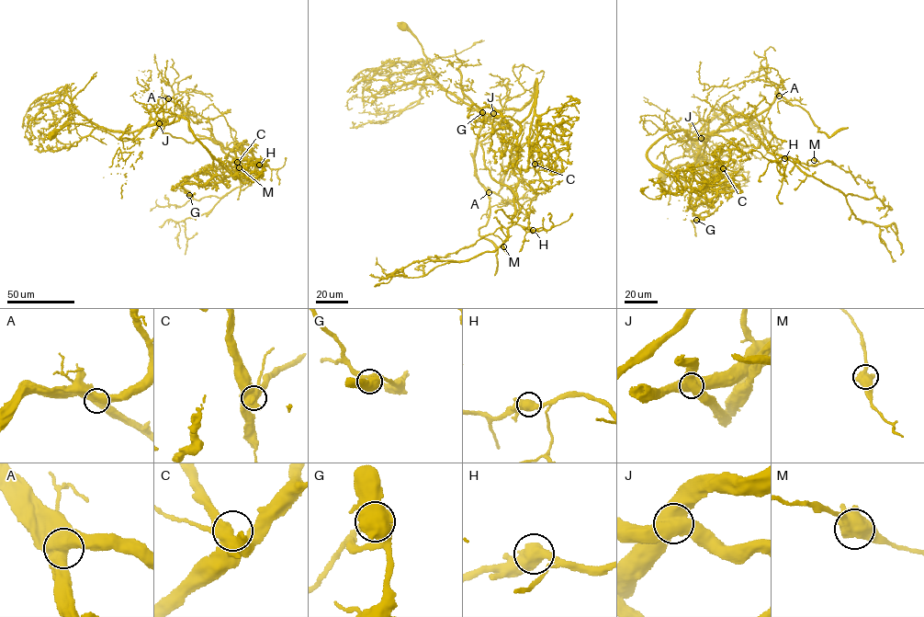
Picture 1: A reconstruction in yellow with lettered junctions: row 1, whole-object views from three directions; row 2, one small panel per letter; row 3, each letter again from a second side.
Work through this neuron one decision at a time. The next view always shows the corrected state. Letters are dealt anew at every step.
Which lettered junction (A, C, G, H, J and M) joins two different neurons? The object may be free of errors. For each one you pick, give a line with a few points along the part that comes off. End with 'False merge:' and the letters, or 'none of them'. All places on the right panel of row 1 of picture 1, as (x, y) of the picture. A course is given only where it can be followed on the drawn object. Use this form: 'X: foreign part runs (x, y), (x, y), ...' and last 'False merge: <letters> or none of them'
J: foreign part runs (701, 139), (757, 147), (760, 139), (843, 193), (856, 218), (890, 226), (900, 254)
False merge: J

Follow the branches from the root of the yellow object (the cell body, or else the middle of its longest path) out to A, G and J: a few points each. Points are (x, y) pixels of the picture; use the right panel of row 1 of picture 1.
A: (661, 177), (673, 159), (692, 155), (705, 165), (703, 150), (712, 134), (754, 118), (779, 96)
G: (661, 177), (673, 159), (692, 155), (705, 165), (704, 141), (676, 131), (647, 154), (689, 183), (696, 220)
J: (661, 177), (673, 159), (692, 155), (701, 158), (702, 164), (705, 165), (704, 142), (701, 139)

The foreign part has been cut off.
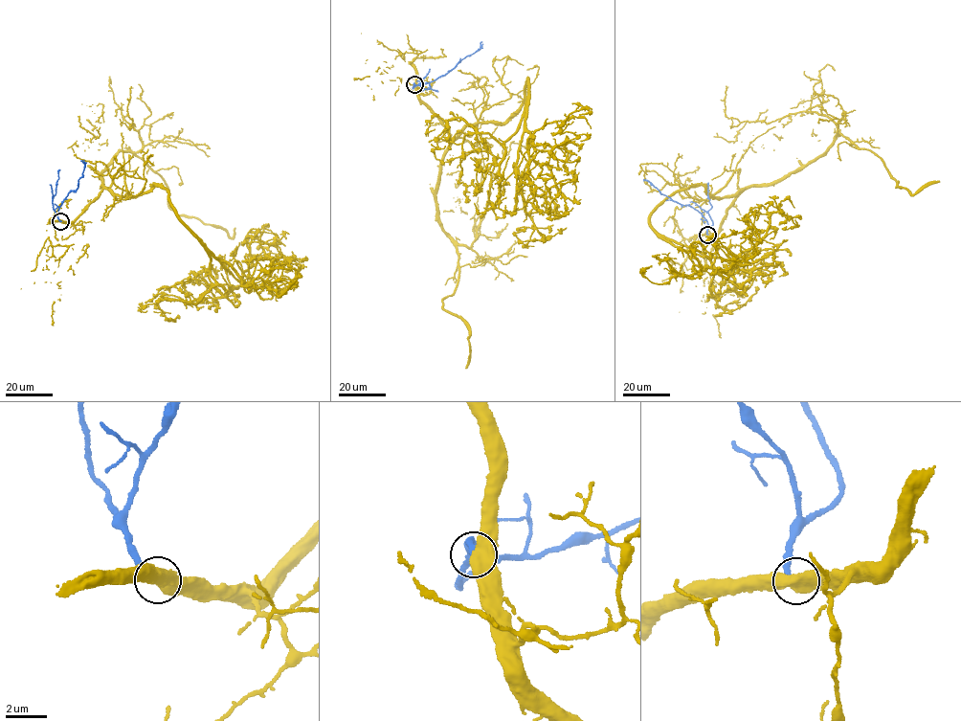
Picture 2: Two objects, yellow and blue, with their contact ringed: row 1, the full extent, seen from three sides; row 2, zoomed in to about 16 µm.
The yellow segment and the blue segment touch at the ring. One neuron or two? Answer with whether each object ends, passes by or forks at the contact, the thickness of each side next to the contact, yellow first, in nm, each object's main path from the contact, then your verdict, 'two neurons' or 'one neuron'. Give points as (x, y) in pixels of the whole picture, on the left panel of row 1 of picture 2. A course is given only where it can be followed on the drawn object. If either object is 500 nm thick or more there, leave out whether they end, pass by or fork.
700/300 nm | yellow via (61, 221), (104, 189), (162, 185), (177, 218), (240, 280), (247, 239), (278, 242), (268, 229), (253, 236) | blue via (61, 221), (58, 209), (71, 191), (77, 189), (84, 165), (81, 161) | one neuron

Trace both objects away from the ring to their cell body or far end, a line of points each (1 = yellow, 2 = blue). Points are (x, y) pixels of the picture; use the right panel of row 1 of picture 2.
1: (707, 235), (743, 190), (690, 186), (650, 218), (676, 246), (730, 262), (780, 201), (794, 208)
2: (707, 235), (707, 222), (701, 214), (689, 206), (678, 203), (643, 181)

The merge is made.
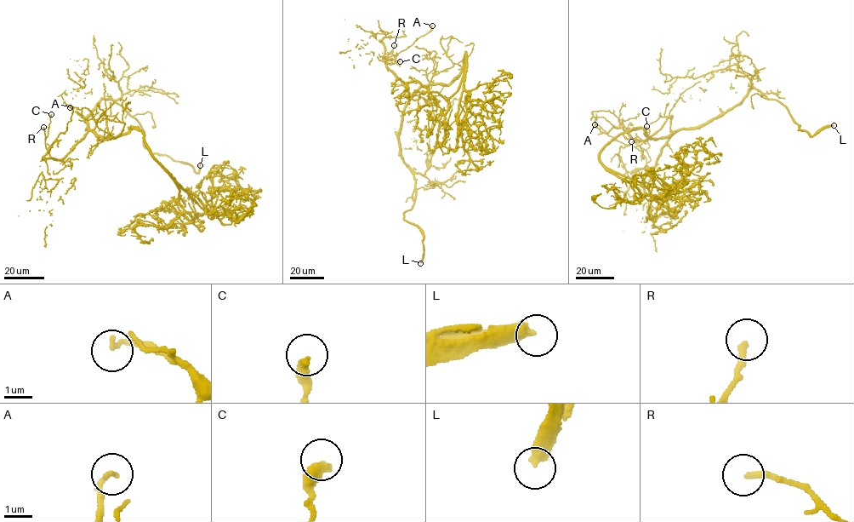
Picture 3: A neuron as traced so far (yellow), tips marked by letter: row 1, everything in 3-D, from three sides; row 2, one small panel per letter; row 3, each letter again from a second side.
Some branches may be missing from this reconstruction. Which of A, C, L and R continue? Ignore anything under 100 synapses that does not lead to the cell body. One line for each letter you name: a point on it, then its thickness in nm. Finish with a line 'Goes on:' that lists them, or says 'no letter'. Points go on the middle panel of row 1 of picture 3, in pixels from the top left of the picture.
L: at (420, 263); 400 nm thick
Goes on: L

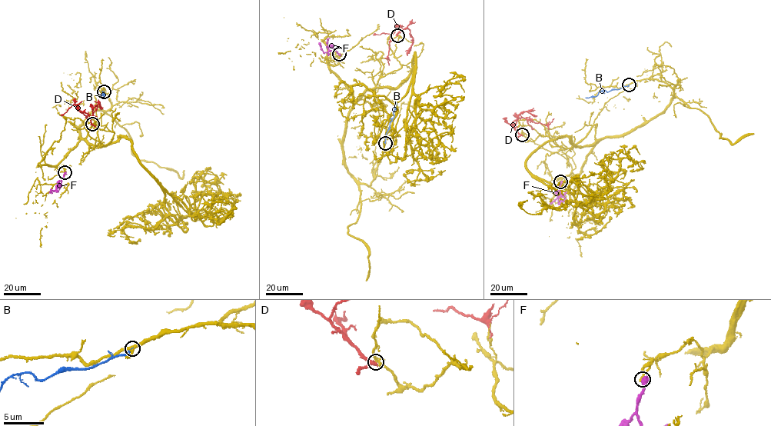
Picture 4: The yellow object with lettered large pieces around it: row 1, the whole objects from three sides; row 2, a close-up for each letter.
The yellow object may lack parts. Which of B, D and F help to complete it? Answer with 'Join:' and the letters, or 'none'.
Join: none

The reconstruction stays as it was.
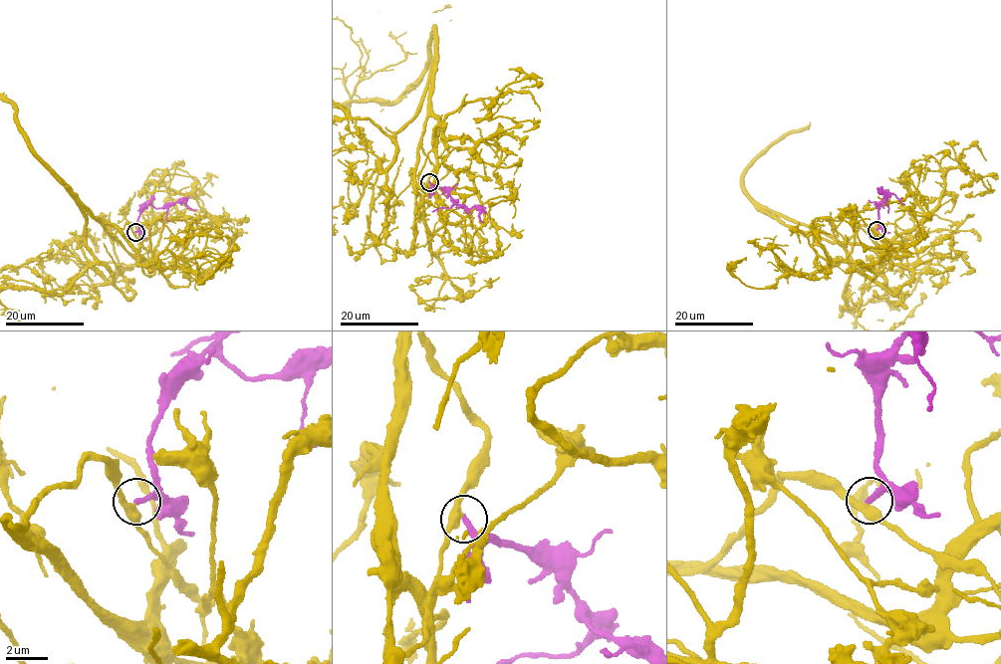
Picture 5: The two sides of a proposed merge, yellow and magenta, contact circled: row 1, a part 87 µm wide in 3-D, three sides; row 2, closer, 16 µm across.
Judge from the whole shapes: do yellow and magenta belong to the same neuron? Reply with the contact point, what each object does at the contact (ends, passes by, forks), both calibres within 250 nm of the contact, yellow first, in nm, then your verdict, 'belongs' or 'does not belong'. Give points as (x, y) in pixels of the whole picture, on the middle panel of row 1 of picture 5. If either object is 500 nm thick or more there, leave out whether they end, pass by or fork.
(429, 182) | yellow passes by | magenta ends | 400/280 nm | belongs

